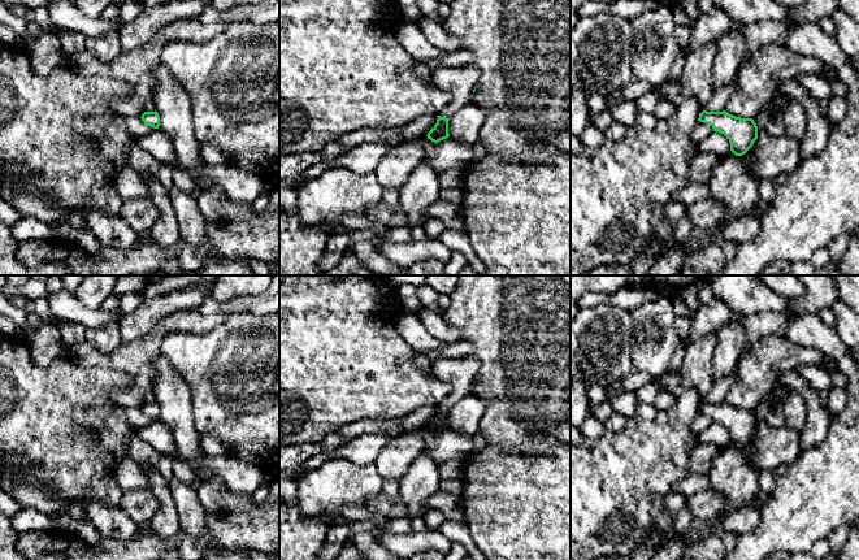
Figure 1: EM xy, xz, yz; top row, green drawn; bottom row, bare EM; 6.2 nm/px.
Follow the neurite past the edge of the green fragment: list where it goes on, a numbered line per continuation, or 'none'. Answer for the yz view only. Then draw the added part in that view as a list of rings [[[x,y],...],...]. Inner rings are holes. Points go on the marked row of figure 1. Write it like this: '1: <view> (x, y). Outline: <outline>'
none

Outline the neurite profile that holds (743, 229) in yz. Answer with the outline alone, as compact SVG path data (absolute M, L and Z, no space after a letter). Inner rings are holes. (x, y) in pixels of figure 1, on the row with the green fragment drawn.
M752 212L723 226L719 235L739 246L754 239L759 230L760 217Z

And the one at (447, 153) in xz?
M424 136L421 142L422 160L429 164L437 173L447 169L464 170L472 164L473 147L456 142L451 136L438 143Z

